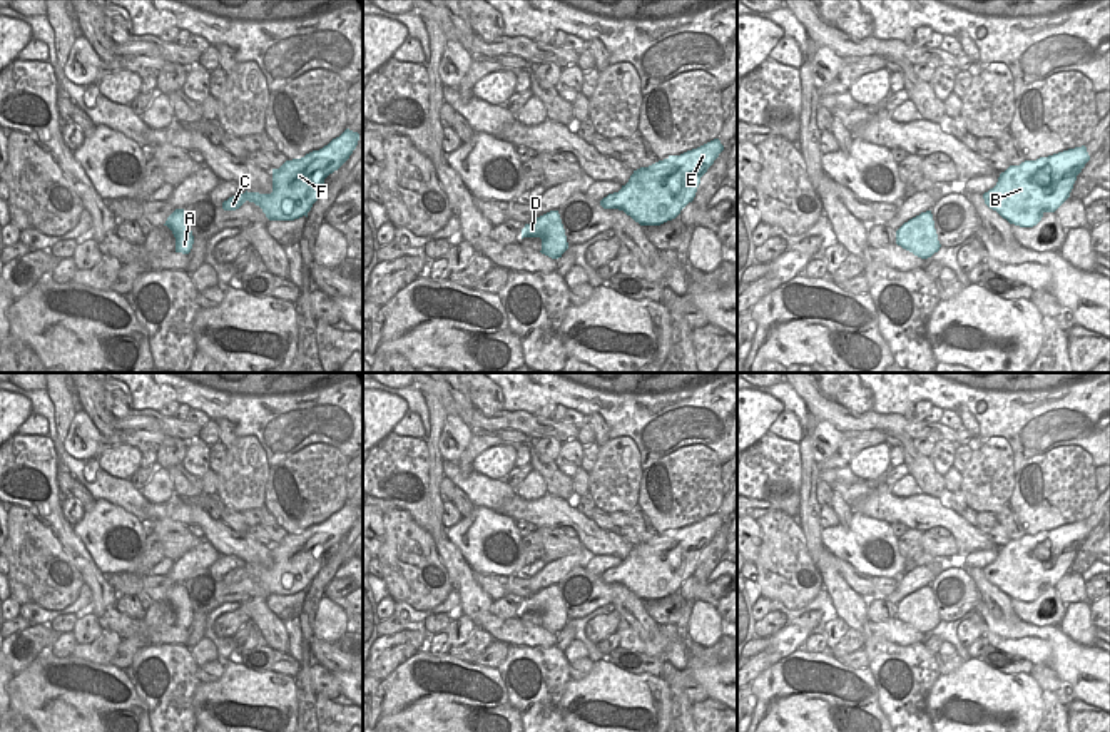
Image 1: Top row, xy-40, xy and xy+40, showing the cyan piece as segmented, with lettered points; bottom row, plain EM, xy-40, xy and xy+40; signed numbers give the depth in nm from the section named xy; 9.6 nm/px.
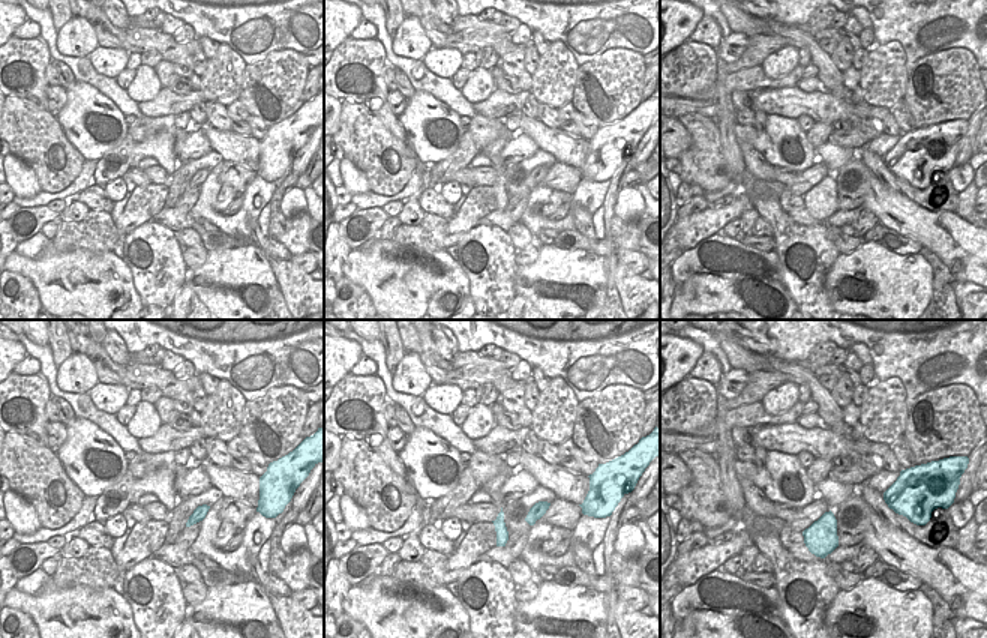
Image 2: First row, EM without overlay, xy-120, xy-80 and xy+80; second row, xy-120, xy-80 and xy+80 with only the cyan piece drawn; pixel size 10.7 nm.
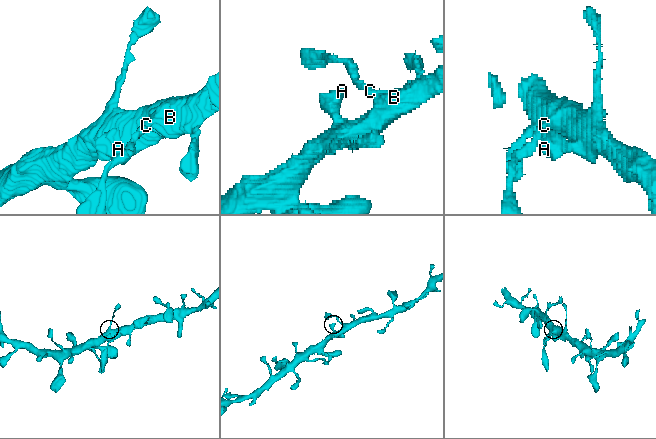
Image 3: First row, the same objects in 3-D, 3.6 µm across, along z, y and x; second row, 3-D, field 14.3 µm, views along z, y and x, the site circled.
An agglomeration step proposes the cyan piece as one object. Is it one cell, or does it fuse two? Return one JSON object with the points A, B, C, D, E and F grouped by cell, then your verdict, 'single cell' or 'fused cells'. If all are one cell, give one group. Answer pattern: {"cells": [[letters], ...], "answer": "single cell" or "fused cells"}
{"cells": [["A", "B", "C", "D", "E", "F"]], "answer": "single cell"}

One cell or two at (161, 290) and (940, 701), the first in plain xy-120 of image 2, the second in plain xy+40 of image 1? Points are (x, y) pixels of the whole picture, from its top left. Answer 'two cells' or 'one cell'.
two cells

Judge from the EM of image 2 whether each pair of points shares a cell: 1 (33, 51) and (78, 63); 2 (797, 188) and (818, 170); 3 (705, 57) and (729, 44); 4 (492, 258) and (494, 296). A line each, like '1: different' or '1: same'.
1: different
2: same
3: different
4: same

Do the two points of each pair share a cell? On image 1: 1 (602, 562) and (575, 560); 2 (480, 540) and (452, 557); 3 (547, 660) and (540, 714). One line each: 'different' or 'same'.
1: different
2: different
3: same

